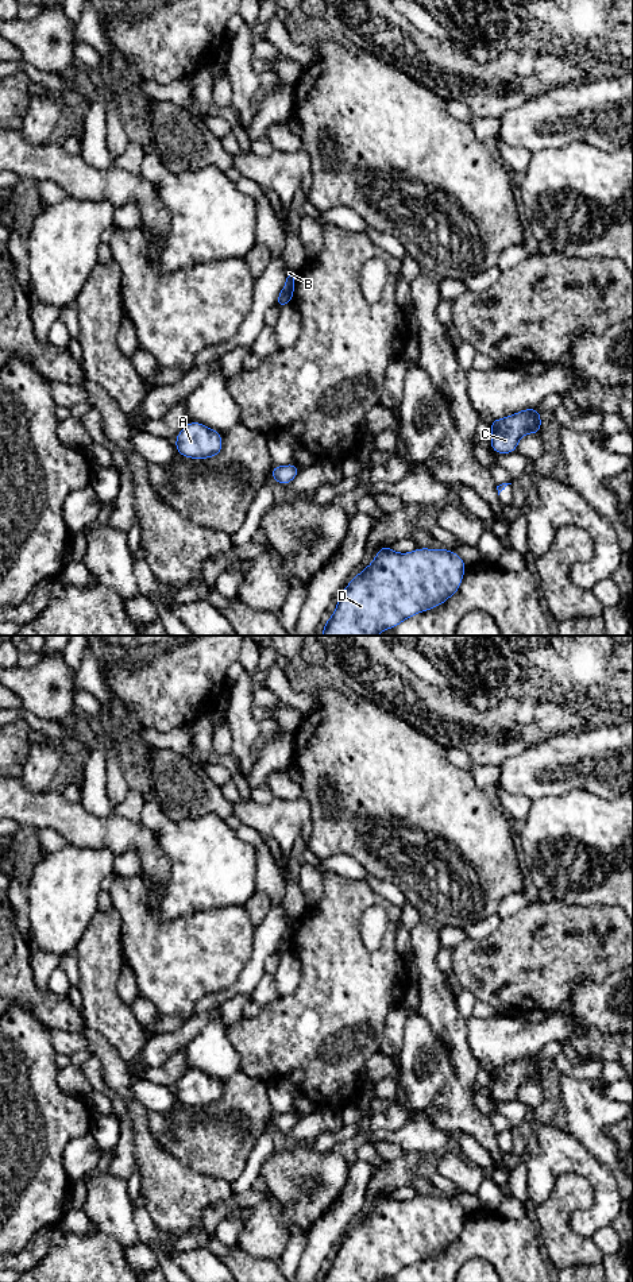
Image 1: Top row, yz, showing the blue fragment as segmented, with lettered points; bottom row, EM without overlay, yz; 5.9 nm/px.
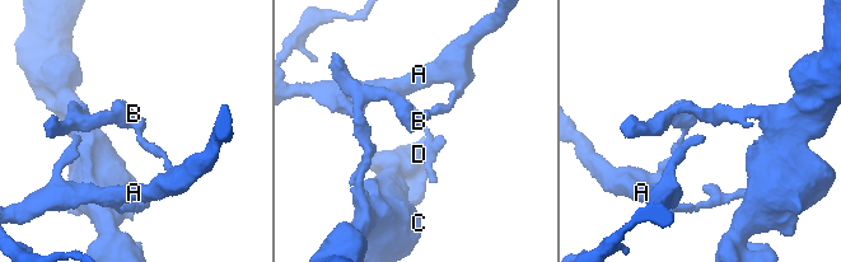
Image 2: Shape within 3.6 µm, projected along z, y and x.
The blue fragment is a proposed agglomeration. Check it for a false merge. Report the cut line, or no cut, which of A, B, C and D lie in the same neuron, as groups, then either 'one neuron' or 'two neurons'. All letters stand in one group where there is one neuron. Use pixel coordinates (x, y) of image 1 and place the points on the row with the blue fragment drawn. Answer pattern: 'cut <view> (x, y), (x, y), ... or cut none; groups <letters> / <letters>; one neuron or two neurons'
cut yz (281, 290), (290, 301); groups A / B C D; two neurons

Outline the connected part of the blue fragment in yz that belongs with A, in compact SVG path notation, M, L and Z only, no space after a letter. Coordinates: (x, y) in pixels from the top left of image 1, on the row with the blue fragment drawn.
M188 422L175 436L177 453L189 459L211 459L223 449L223 436L201 422Z

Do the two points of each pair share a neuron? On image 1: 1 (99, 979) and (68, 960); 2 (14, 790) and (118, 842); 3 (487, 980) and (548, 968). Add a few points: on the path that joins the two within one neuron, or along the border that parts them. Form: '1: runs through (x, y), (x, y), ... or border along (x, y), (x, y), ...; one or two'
1: border along (73, 952), (78, 985); two
2: runs through (39, 809), (57, 811), (80, 829), (92, 831); one
3: runs through (502, 976), (533, 976); one

